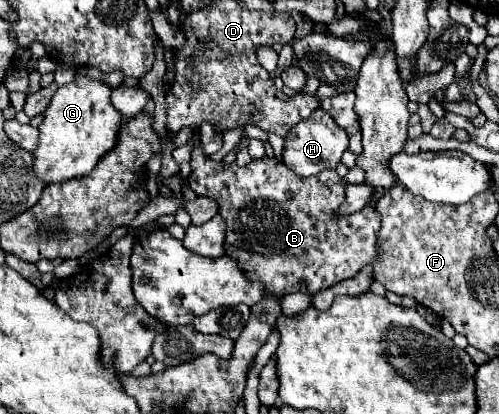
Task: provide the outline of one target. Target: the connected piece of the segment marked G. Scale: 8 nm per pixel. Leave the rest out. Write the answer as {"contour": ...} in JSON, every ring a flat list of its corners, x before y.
{"contour":[[77,77,73,83,59,87,39,125,39,145,33,153,35,175,45,183,61,183,91,173,99,157,115,147,121,123,123,115,113,109,111,87,105,81]]}

